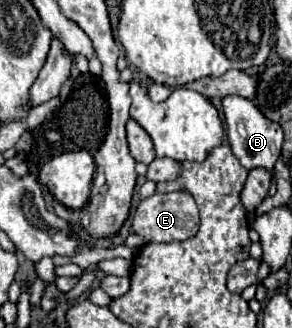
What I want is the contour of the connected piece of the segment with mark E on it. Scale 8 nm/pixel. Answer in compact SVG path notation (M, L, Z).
M171 192L171 194L159 194L145 198L137 214L133 218L133 232L143 236L147 242L183 242L193 238L199 232L199 210L191 194L185 192Z

